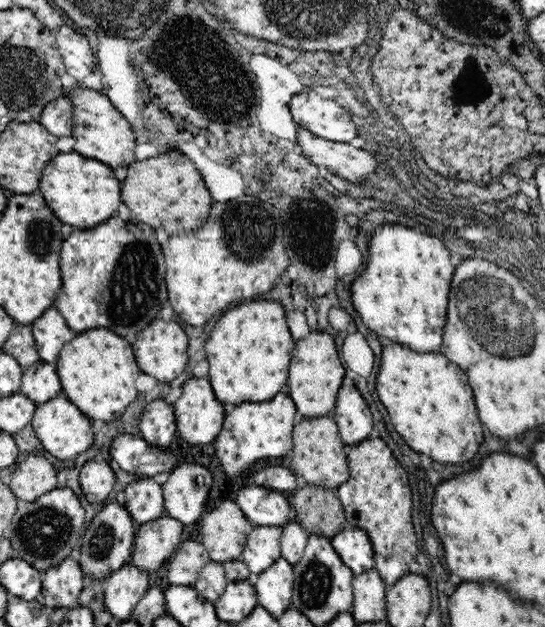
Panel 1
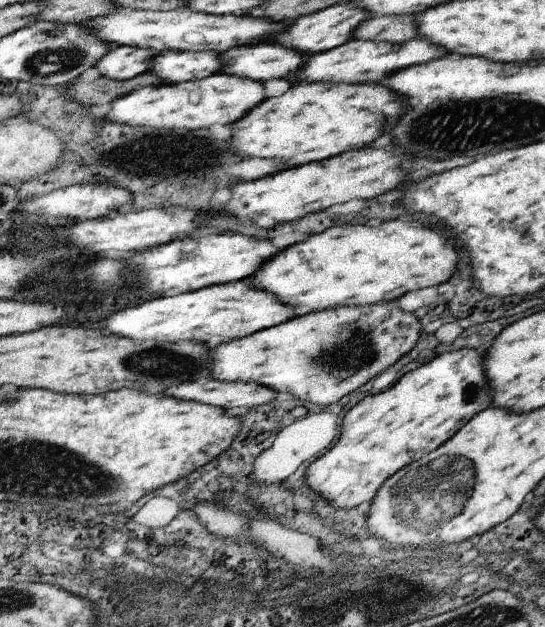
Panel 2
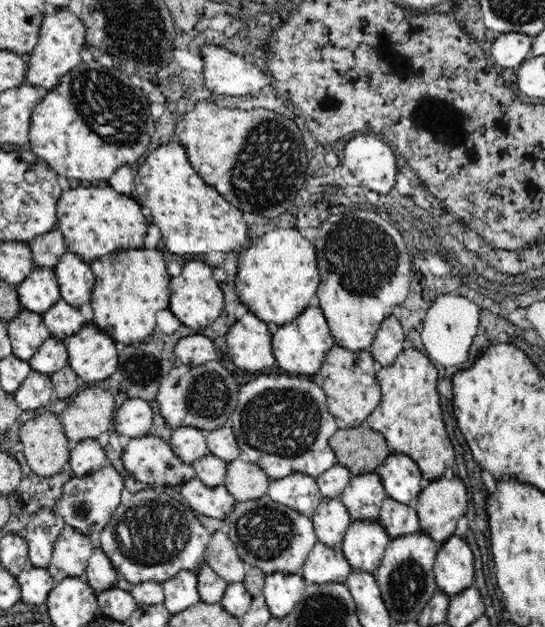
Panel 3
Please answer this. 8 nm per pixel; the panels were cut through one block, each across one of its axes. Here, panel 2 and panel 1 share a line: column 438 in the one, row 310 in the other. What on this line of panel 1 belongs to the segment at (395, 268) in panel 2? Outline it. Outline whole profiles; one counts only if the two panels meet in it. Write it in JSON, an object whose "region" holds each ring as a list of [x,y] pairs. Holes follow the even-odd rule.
{"region":[[[262,300],[244,302],[222,316],[205,342],[208,380],[216,399],[232,408],[246,402],[266,402],[285,391],[295,340],[286,326],[282,304]]]}

